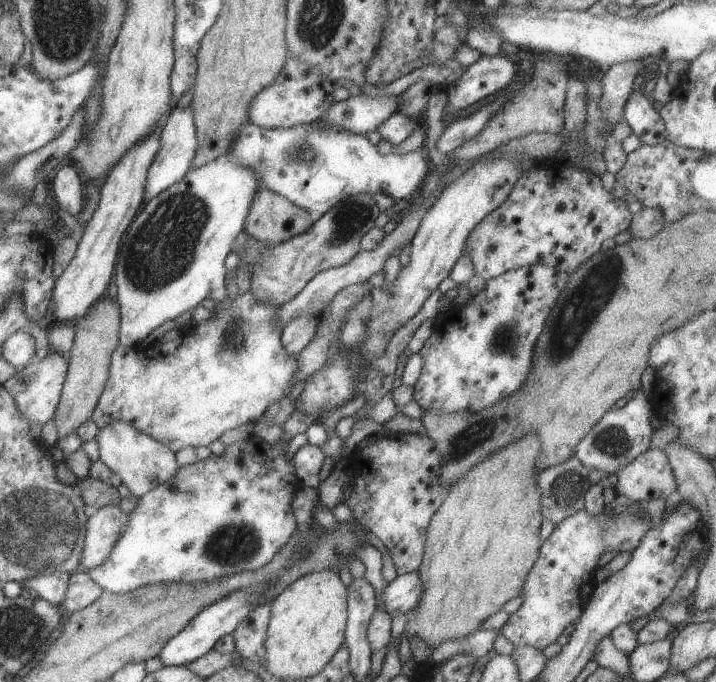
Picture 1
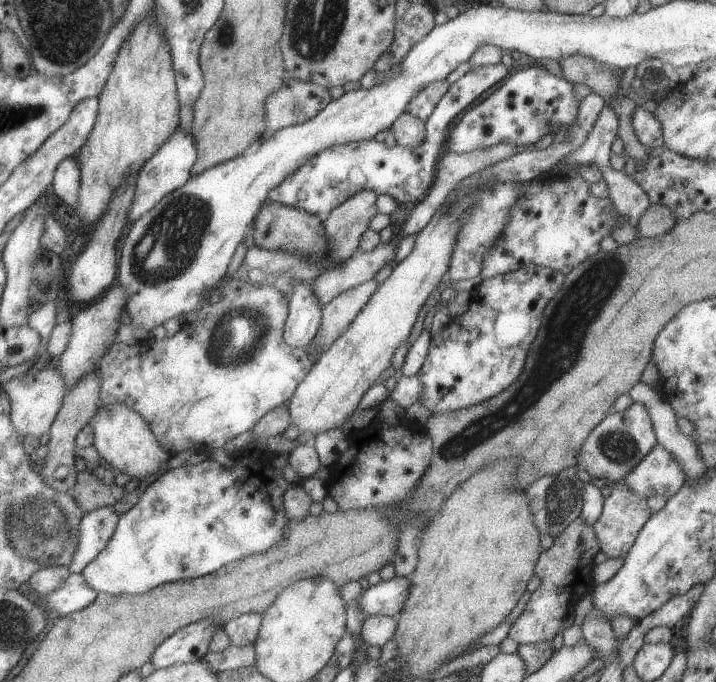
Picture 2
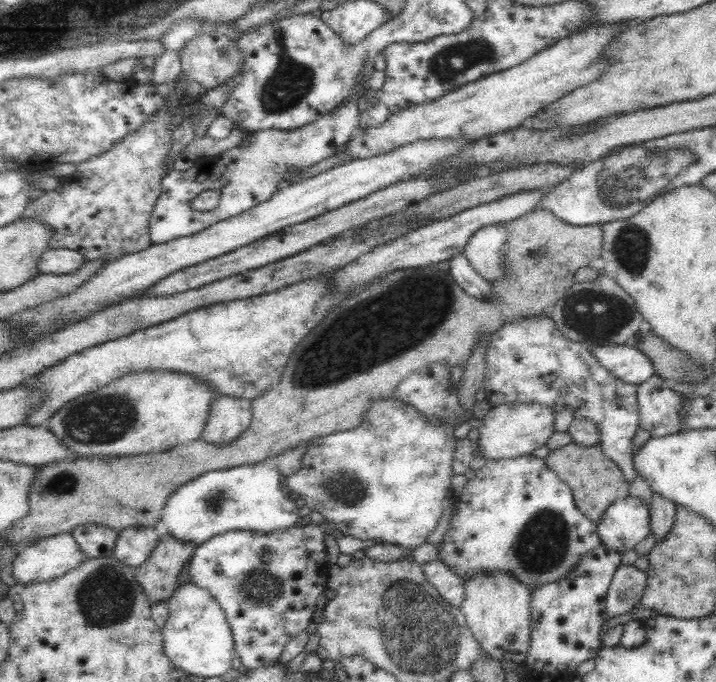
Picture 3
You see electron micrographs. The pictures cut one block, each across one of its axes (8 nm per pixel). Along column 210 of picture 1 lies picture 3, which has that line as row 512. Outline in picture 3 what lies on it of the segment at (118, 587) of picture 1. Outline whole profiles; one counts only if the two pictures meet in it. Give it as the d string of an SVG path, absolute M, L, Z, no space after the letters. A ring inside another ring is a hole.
M531 454L519 456L520 458L510 458L508 460L490 460L486 462L486 465L482 470L476 472L476 476L472 479L468 479L468 483L461 491L461 496L457 498L458 503L456 505L455 514L451 515L451 519L448 524L448 530L446 531L439 546L438 560L442 561L450 571L458 574L462 580L475 577L476 575L486 575L490 573L502 572L520 581L520 583L526 585L530 592L536 587L549 582L554 582L564 578L568 573L571 573L576 565L580 562L580 559L584 558L585 554L596 551L596 548L601 545L601 539L597 534L596 523L592 522L585 514L582 514L576 506L572 491L570 487L566 485L560 478L549 470L545 466L545 461L542 458L535 458Z

